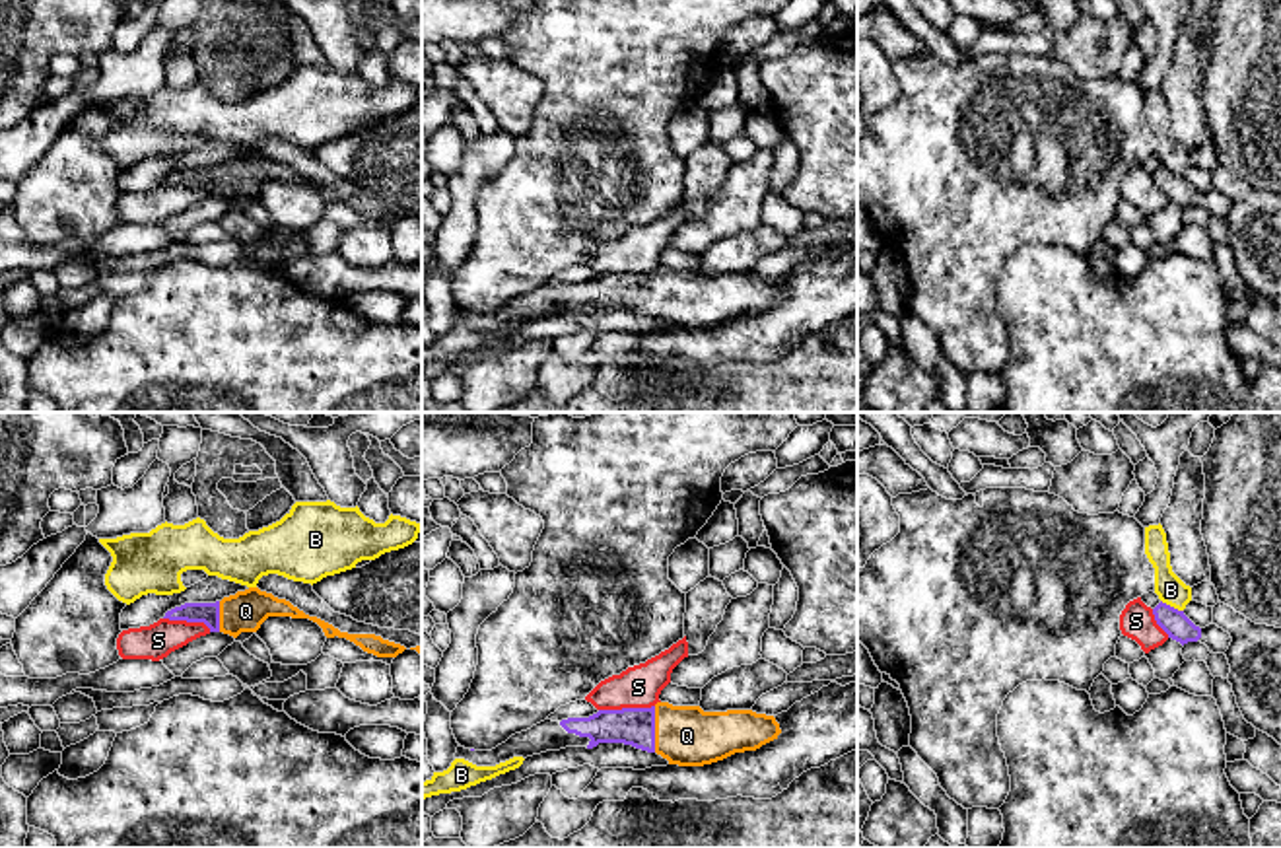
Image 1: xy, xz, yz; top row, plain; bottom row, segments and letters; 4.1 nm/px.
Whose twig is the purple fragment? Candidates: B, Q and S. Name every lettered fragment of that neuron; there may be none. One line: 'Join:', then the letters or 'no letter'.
Join: Q

